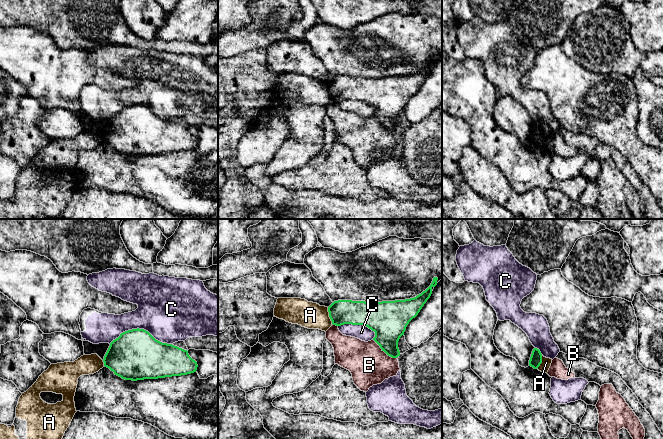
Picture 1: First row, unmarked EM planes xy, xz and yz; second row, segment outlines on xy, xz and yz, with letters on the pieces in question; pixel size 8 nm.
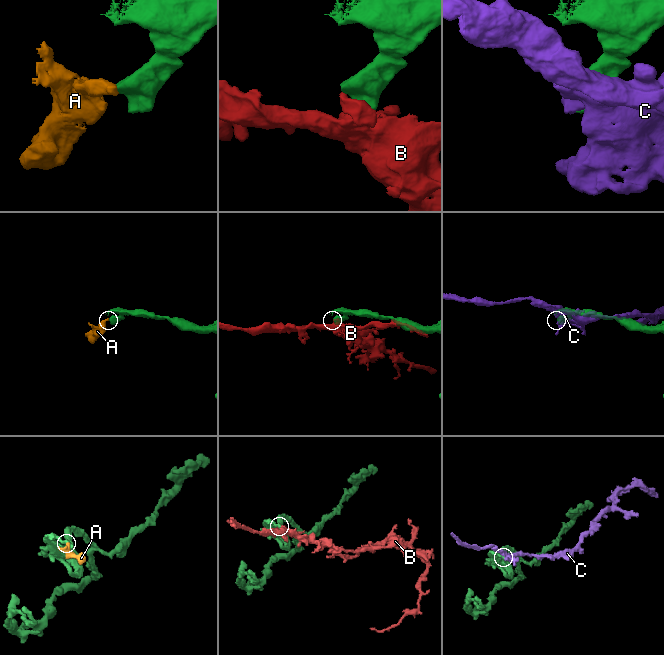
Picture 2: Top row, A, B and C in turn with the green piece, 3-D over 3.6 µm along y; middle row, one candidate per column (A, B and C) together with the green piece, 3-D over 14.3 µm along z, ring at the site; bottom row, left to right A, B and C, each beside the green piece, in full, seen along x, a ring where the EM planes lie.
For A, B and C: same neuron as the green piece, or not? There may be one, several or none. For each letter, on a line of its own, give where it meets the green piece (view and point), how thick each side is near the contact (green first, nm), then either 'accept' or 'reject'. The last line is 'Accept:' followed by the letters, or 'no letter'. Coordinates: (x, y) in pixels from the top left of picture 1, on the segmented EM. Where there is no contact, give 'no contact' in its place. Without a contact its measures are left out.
A: xz (329, 315) | 200/220 nm | reject
B: xz (384, 351) | 280/320 nm | reject
C: xy (140, 329) | 400/440 nm | reject
Accept: no letter

